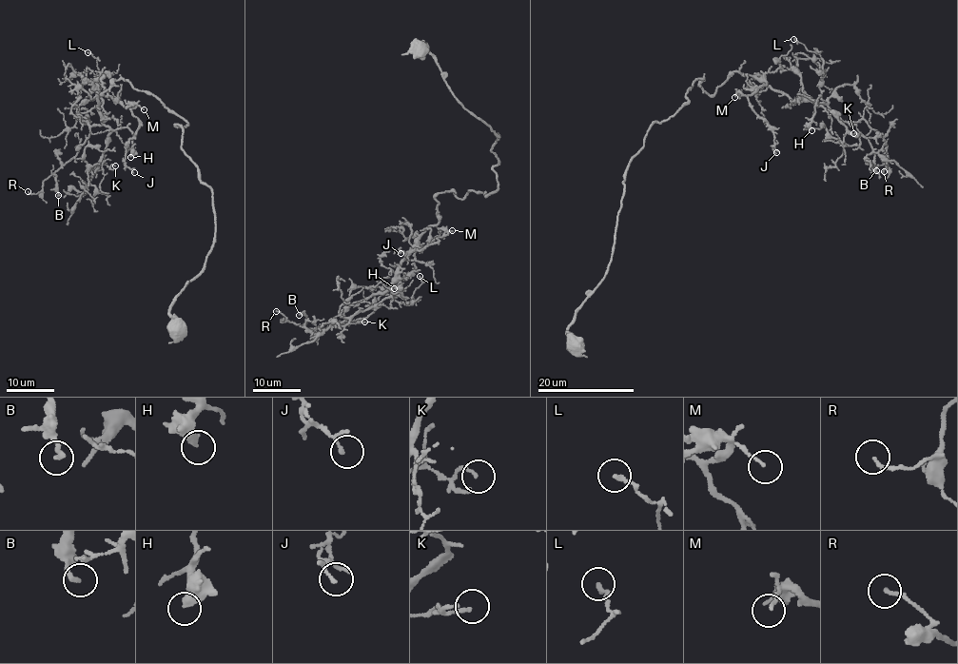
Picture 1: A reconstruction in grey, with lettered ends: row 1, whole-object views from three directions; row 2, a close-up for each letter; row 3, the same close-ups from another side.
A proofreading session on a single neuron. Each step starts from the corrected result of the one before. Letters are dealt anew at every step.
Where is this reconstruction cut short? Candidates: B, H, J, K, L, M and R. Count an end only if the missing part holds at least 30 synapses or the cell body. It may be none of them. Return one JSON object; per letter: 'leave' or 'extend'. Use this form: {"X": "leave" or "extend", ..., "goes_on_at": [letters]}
{"B": "leave", "H": "leave", "J": "leave", "K": "leave", "L": "leave", "M": "leave", "R": "leave", "goes_on_at": []}

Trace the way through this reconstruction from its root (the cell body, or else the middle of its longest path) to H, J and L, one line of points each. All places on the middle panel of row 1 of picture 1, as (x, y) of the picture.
H: (419, 48), (499, 135), (498, 185), (437, 195), (438, 222), (391, 284), (406, 298), (394, 288)
J: (419, 48), (499, 135), (498, 185), (437, 195), (438, 222), (418, 244), (437, 242), (400, 253)
L: (419, 48), (499, 139), (497, 189), (437, 195), (438, 222), (390, 287), (373, 293), (405, 303), (420, 276)

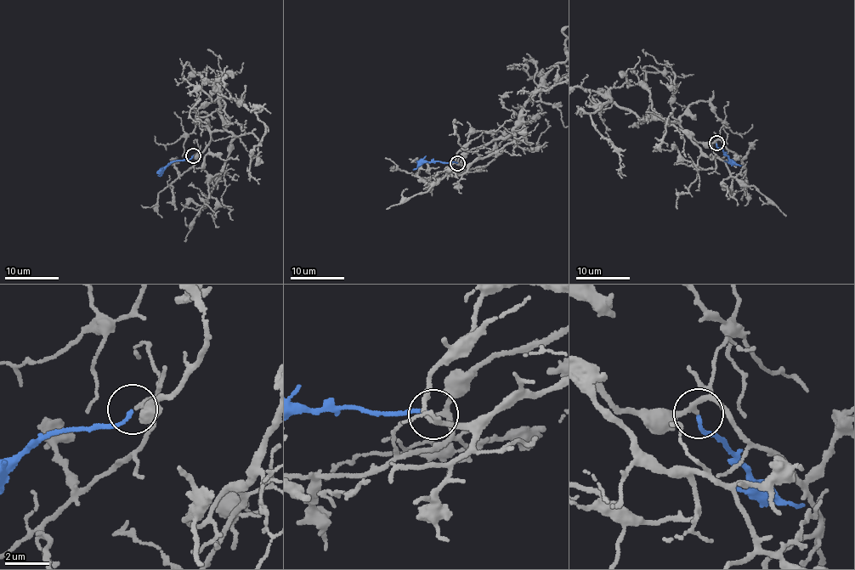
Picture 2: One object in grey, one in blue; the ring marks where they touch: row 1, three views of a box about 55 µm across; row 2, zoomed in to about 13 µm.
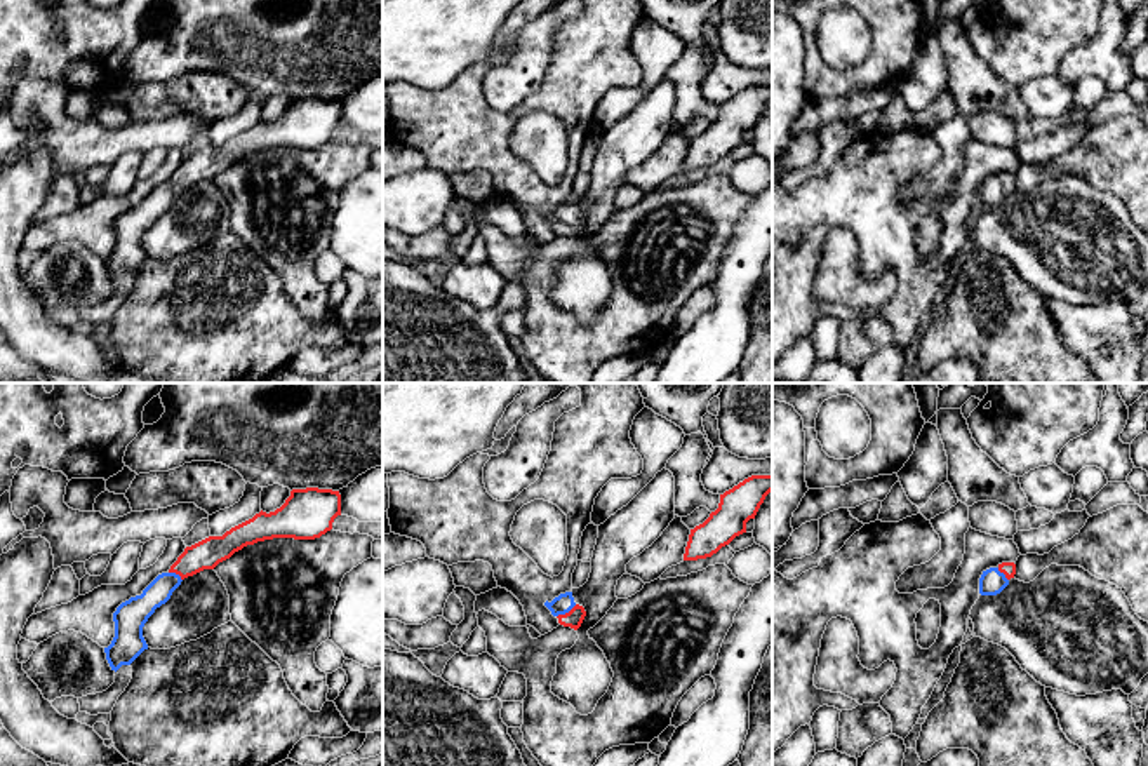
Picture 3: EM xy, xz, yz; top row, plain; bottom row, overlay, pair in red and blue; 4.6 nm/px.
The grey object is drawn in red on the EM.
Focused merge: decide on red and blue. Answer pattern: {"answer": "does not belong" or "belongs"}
{"answer": "belongs"}

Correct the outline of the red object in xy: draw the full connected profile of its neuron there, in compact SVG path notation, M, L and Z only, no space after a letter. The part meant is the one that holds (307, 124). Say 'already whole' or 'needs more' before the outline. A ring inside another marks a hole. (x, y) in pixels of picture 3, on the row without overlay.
needs more; M292 99L285 113L275 122L259 122L252 129L231 138L223 146L209 146L186 157L167 183L158 185L141 205L122 212L113 223L115 247L104 258L111 280L130 275L148 254L143 237L157 218L165 214L172 202L188 186L214 179L247 155L273 148L315 150L332 139L341 125L341 104L332 99Z

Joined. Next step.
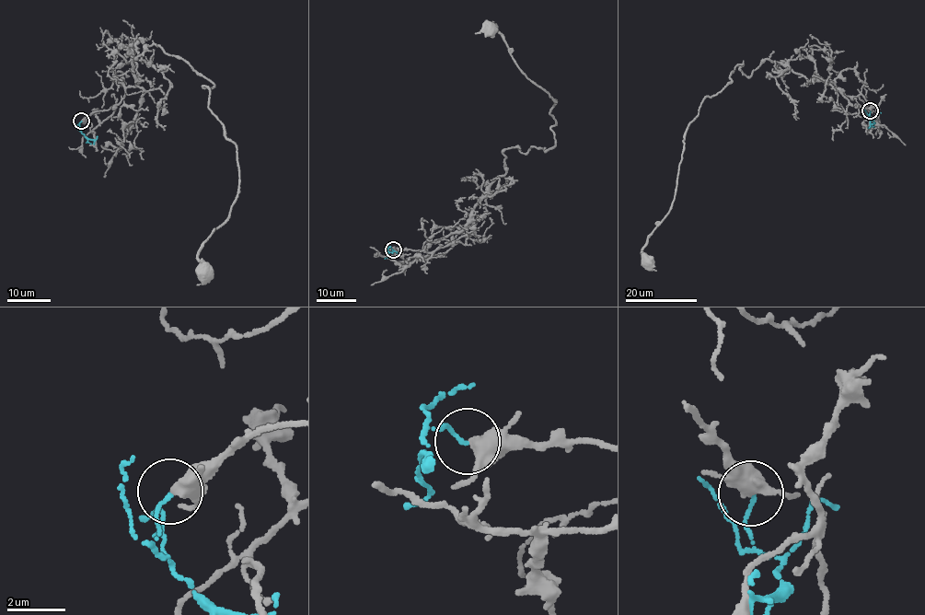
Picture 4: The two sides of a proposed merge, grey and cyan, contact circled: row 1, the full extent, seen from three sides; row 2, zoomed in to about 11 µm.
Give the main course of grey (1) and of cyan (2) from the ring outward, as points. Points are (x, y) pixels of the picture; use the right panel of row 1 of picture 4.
1: (869, 110), (780, 63), (766, 59), (748, 76), (736, 65), (687, 129), (646, 261)
2: (871, 110), (872, 123), (871, 120)

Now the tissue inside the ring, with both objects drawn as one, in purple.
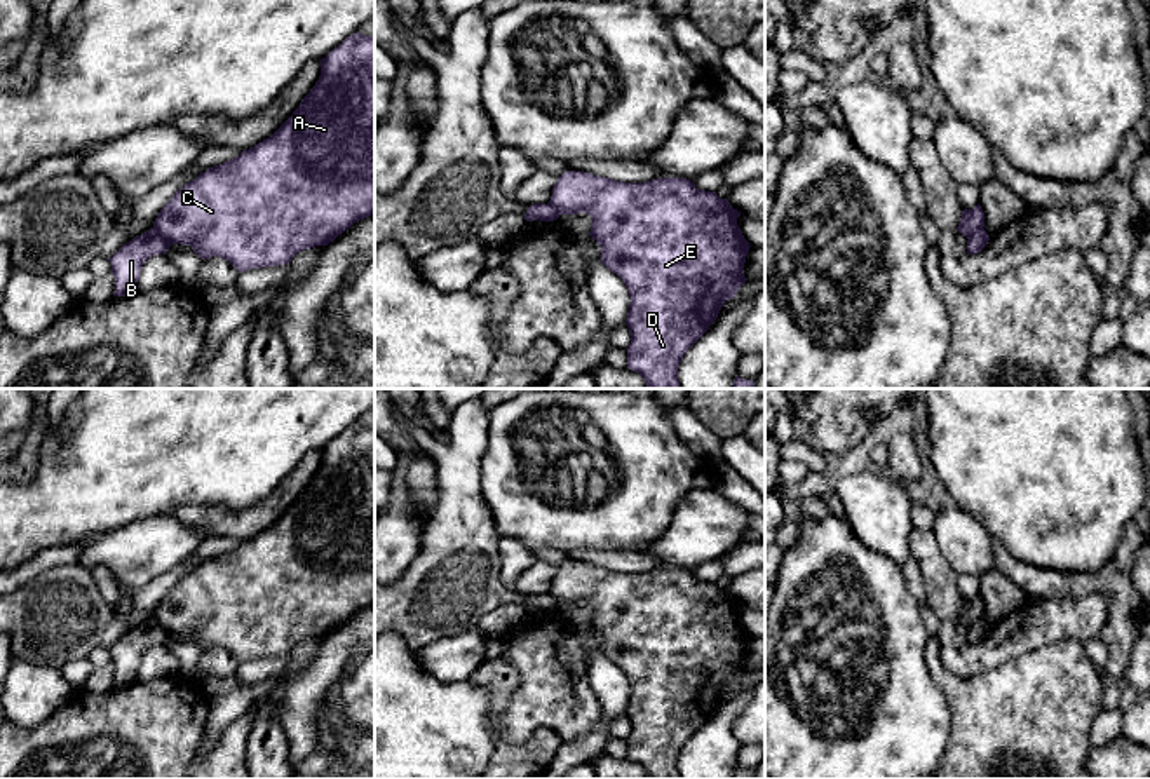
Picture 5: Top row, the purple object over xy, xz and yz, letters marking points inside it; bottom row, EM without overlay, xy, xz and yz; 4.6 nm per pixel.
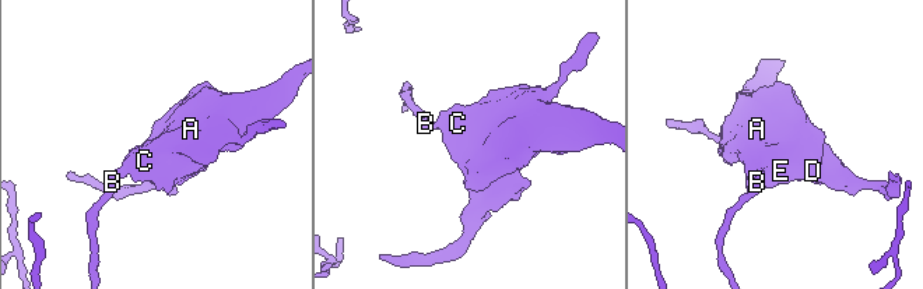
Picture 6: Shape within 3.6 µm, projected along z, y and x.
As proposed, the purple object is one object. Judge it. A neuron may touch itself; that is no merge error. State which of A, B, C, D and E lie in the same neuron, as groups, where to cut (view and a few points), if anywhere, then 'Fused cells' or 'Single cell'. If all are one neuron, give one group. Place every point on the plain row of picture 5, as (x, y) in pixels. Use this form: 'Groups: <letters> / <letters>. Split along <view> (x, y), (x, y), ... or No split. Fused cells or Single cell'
Groups: A C D E / B. Split along xy (154, 616), (169, 636). Fused cells

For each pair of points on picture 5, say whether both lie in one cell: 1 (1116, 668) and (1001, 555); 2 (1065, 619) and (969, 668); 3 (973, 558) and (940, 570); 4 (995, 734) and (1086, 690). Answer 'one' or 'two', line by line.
1: one
2: one
3: two
4: one

